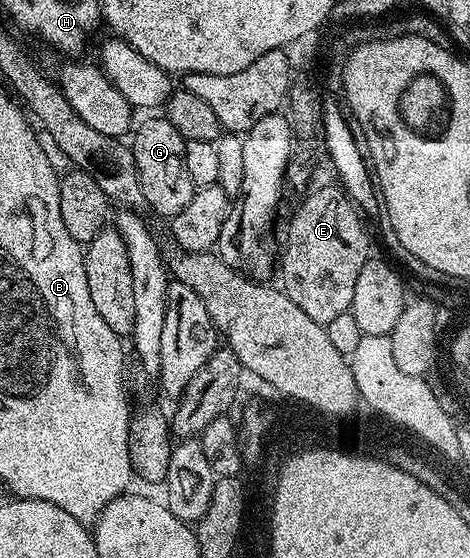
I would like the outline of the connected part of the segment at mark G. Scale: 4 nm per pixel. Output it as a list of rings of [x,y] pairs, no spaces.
[[[166,117],[148,119],[140,128],[135,128],[130,139],[130,146],[134,153],[134,165],[138,169],[138,185],[142,185],[142,197],[145,204],[153,207],[160,215],[171,217],[182,213],[186,205],[190,205],[190,197],[196,191],[190,173],[186,173],[184,164],[184,144],[186,140],[170,125]]]

